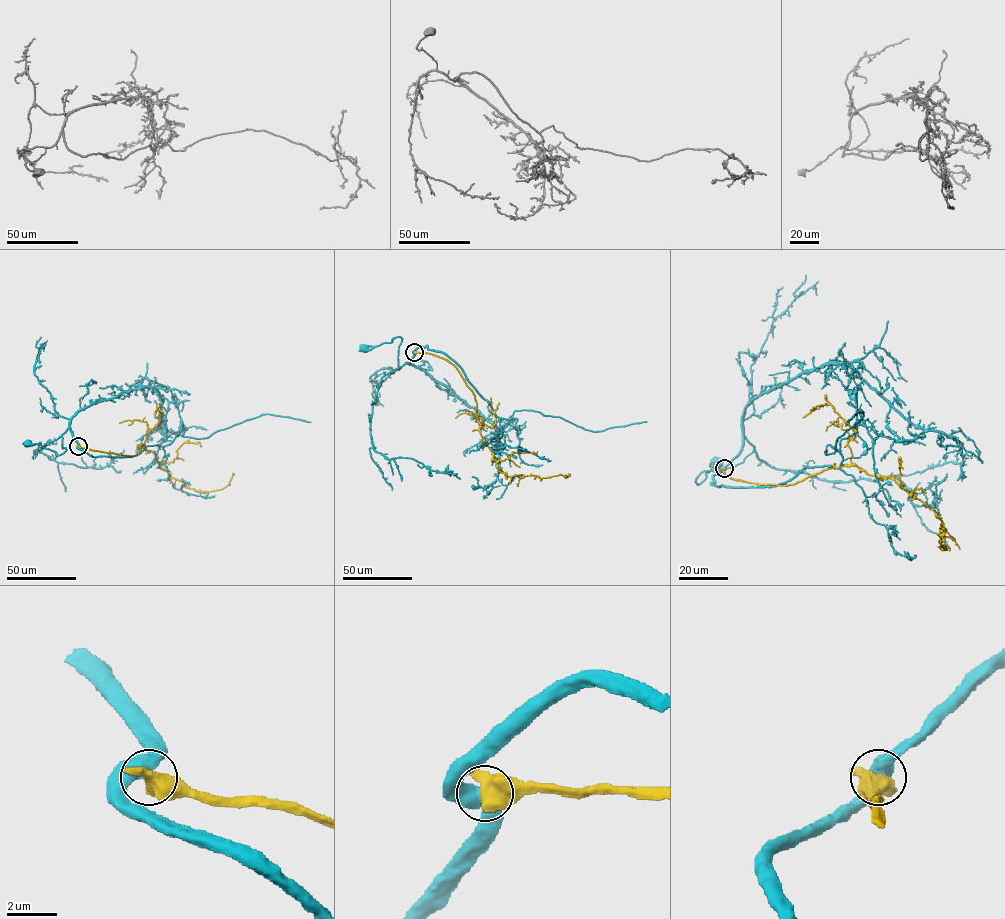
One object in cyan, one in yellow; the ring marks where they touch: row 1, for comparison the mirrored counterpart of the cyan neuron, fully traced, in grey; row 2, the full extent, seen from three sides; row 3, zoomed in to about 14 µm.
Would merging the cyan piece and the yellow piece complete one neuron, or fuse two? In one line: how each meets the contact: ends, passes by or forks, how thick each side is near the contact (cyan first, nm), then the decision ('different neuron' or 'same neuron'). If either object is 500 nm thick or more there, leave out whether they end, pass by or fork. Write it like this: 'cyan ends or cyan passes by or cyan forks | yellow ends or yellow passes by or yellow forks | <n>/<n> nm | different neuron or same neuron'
550/550 nm | different neuron

